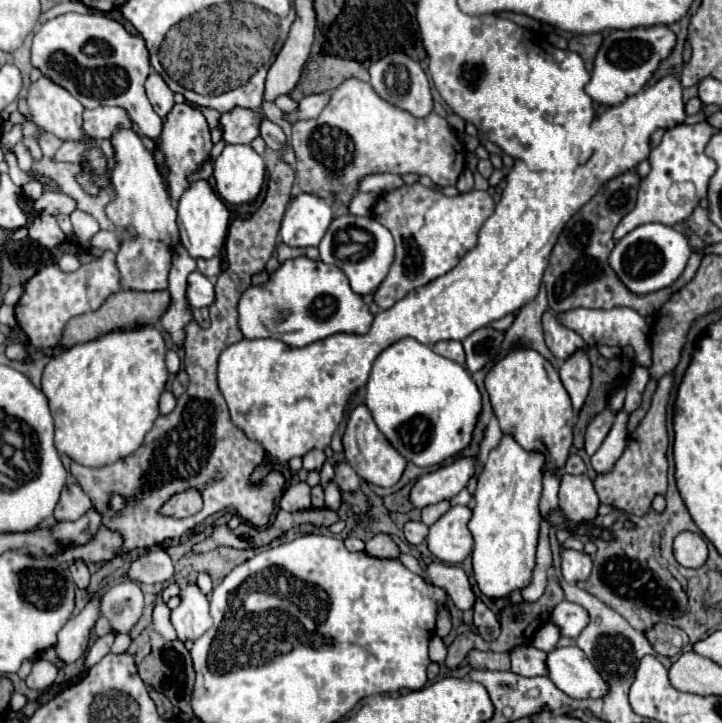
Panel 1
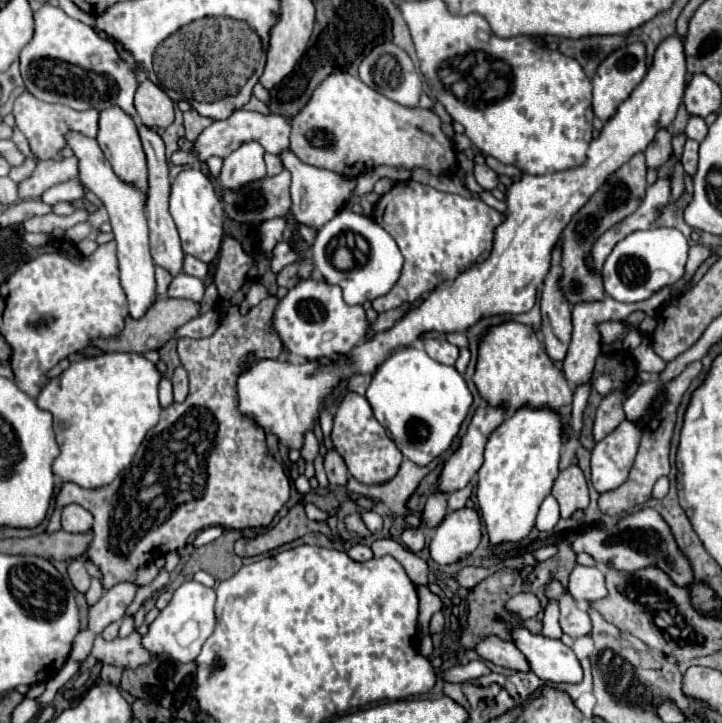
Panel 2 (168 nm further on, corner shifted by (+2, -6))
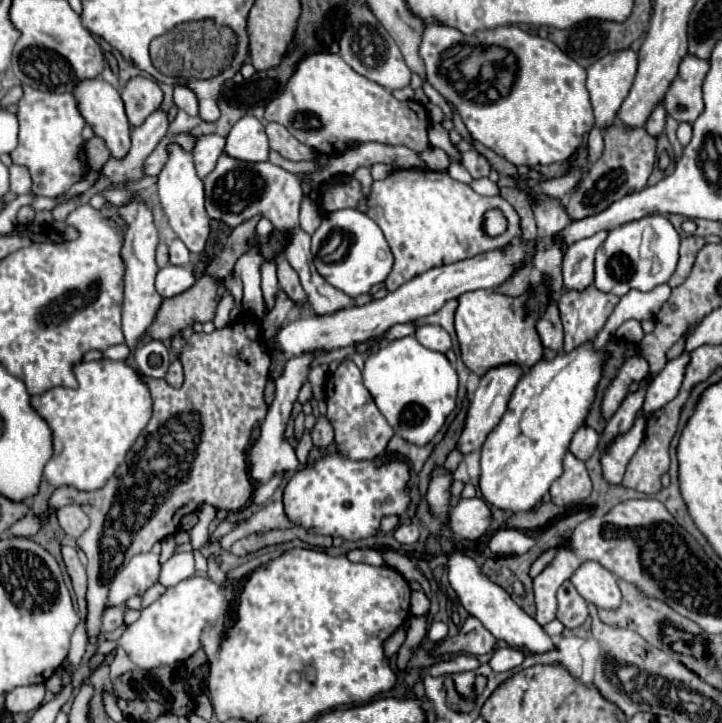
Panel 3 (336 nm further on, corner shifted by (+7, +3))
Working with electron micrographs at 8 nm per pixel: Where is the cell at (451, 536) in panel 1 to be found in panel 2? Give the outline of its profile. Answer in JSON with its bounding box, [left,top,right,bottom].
[431,509,481,565]

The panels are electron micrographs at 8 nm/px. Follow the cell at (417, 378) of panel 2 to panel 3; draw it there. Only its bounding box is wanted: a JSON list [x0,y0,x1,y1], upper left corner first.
[362,336,456,446]

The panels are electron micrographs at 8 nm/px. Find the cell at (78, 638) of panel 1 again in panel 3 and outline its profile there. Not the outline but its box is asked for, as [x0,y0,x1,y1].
[106,554,160,608]

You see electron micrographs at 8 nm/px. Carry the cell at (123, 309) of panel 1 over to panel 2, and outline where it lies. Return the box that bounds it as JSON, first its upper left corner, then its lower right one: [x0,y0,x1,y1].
[93,297,199,353]

